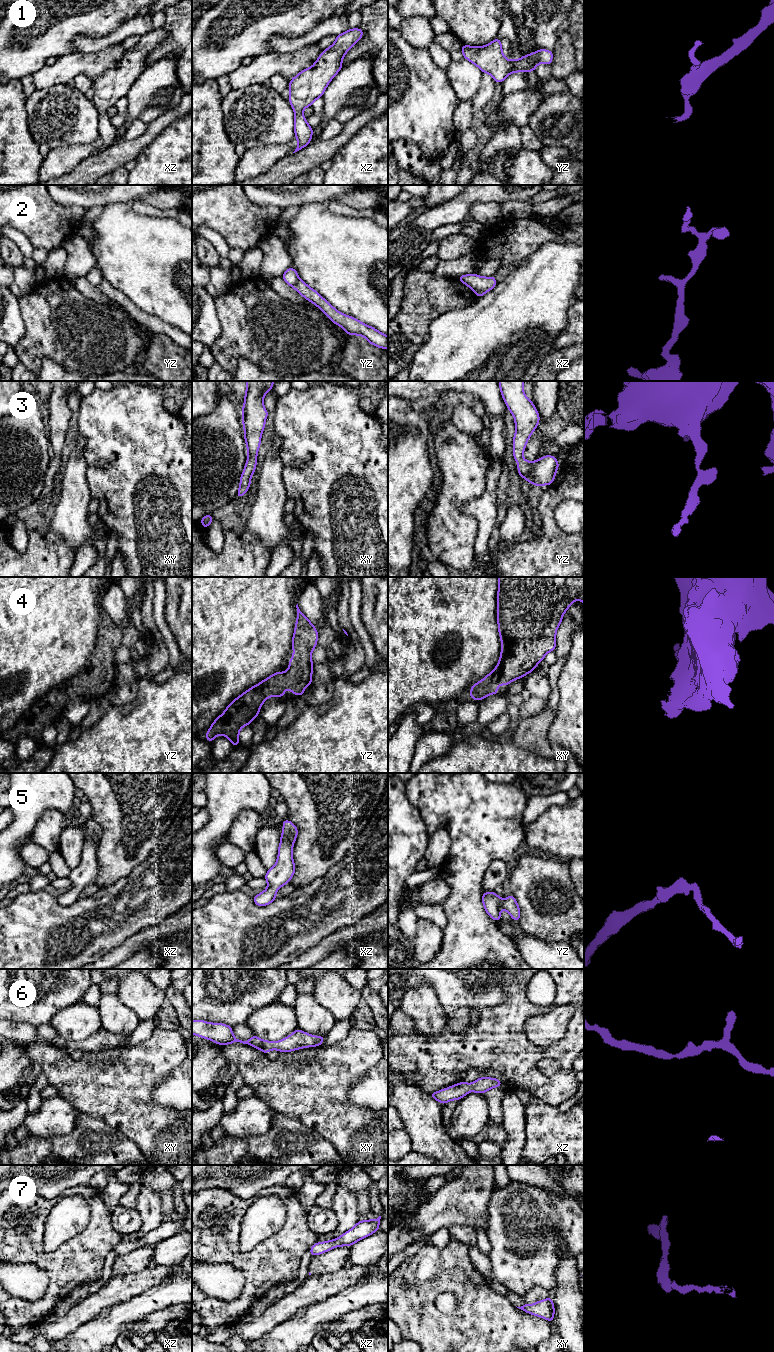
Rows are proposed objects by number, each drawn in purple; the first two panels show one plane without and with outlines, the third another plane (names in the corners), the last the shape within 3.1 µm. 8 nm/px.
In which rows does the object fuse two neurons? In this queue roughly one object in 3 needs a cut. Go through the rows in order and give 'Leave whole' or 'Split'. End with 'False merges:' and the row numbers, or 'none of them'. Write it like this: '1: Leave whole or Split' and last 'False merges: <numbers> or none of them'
1: Leave whole
2: Leave whole
3: Leave whole
4: Leave whole
5: Leave whole
6: Leave whole
7: Leave whole
False merges: none of them

